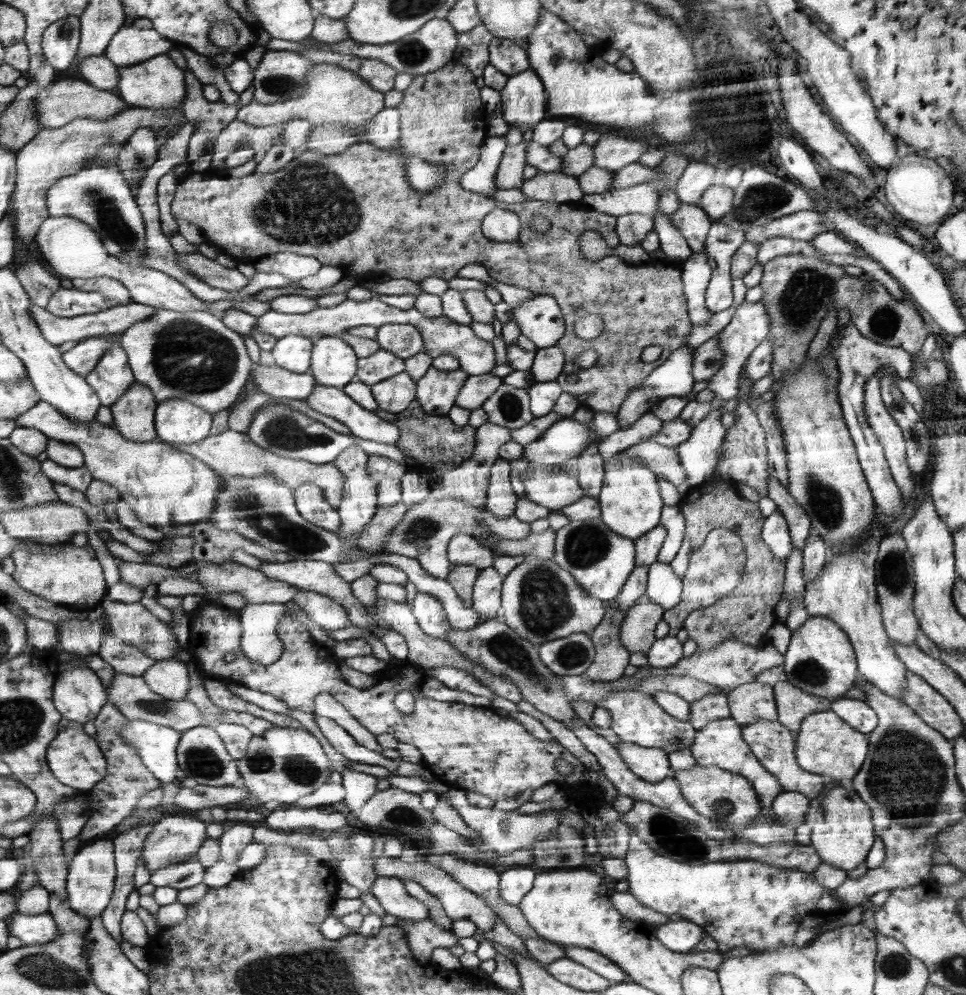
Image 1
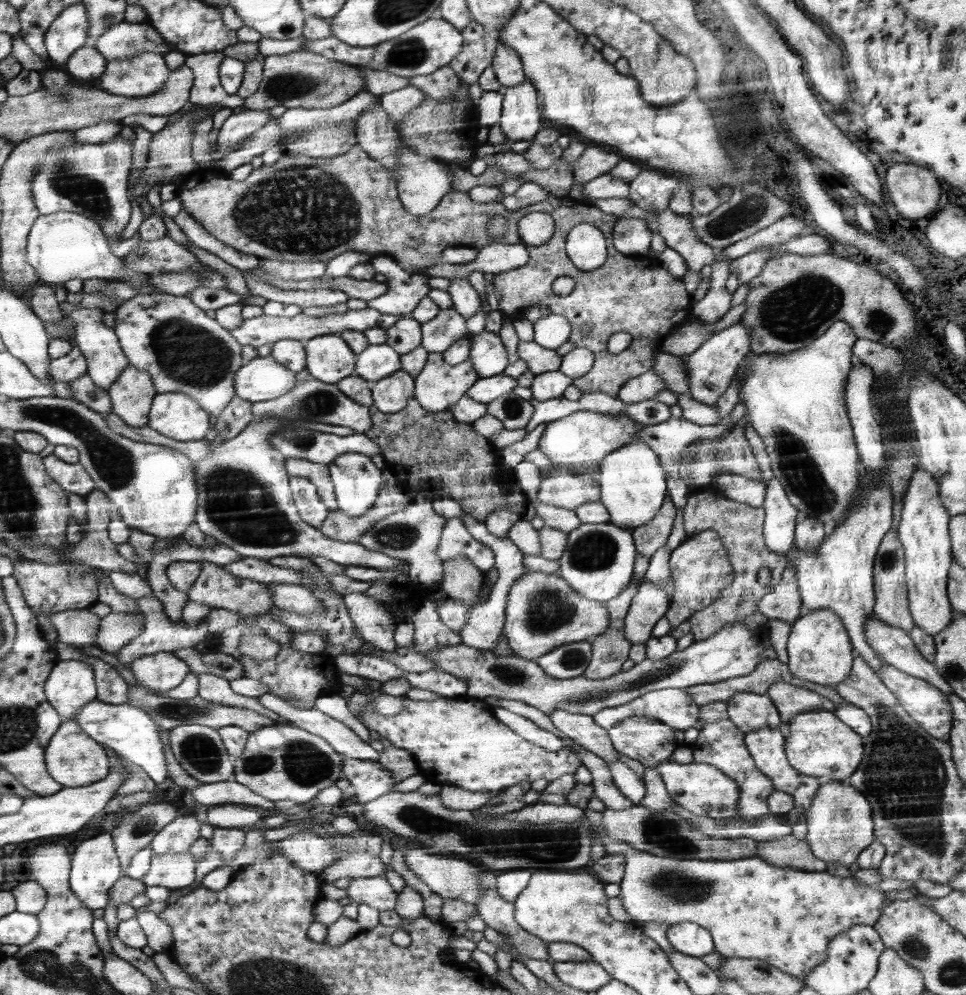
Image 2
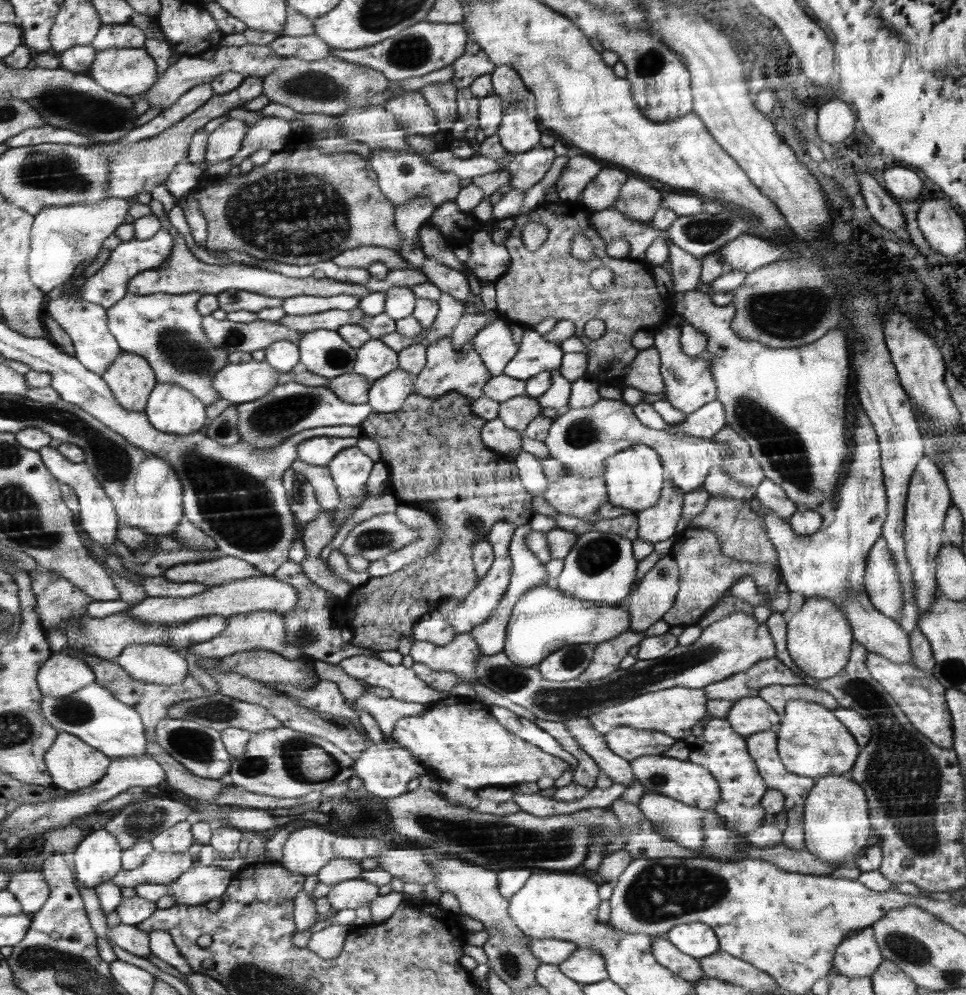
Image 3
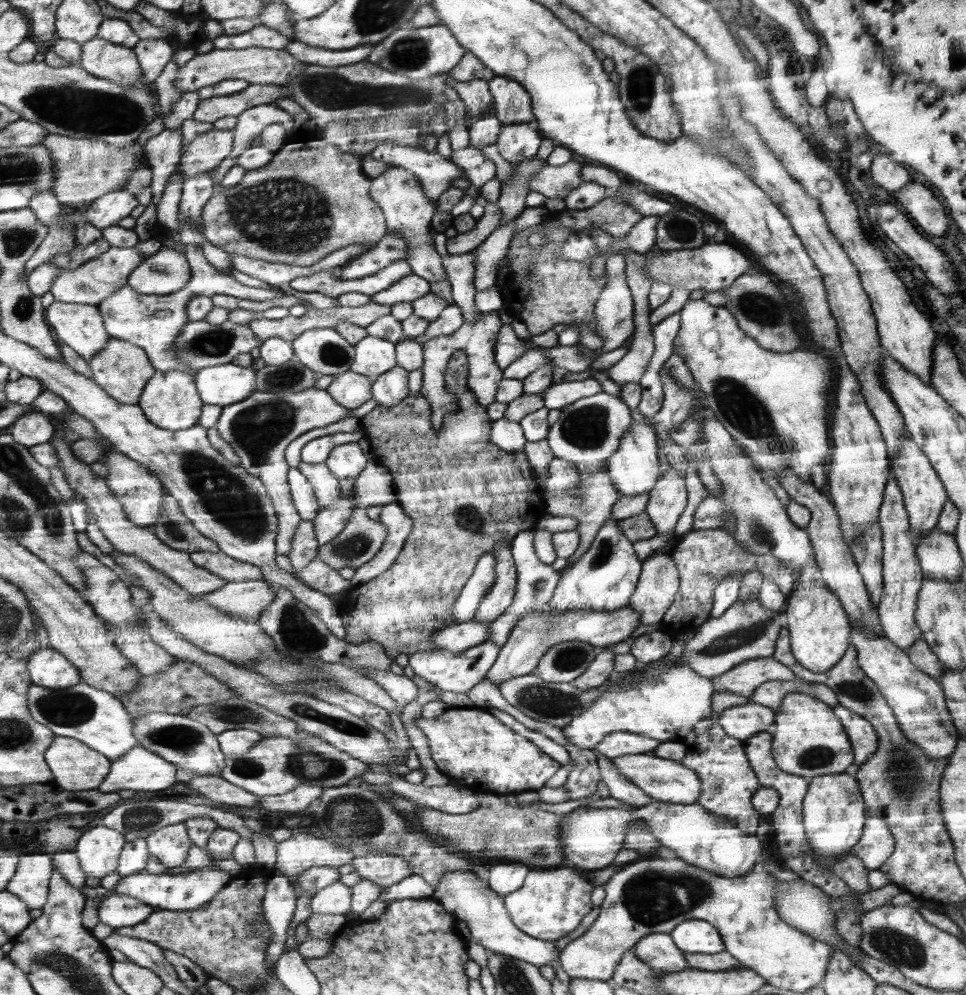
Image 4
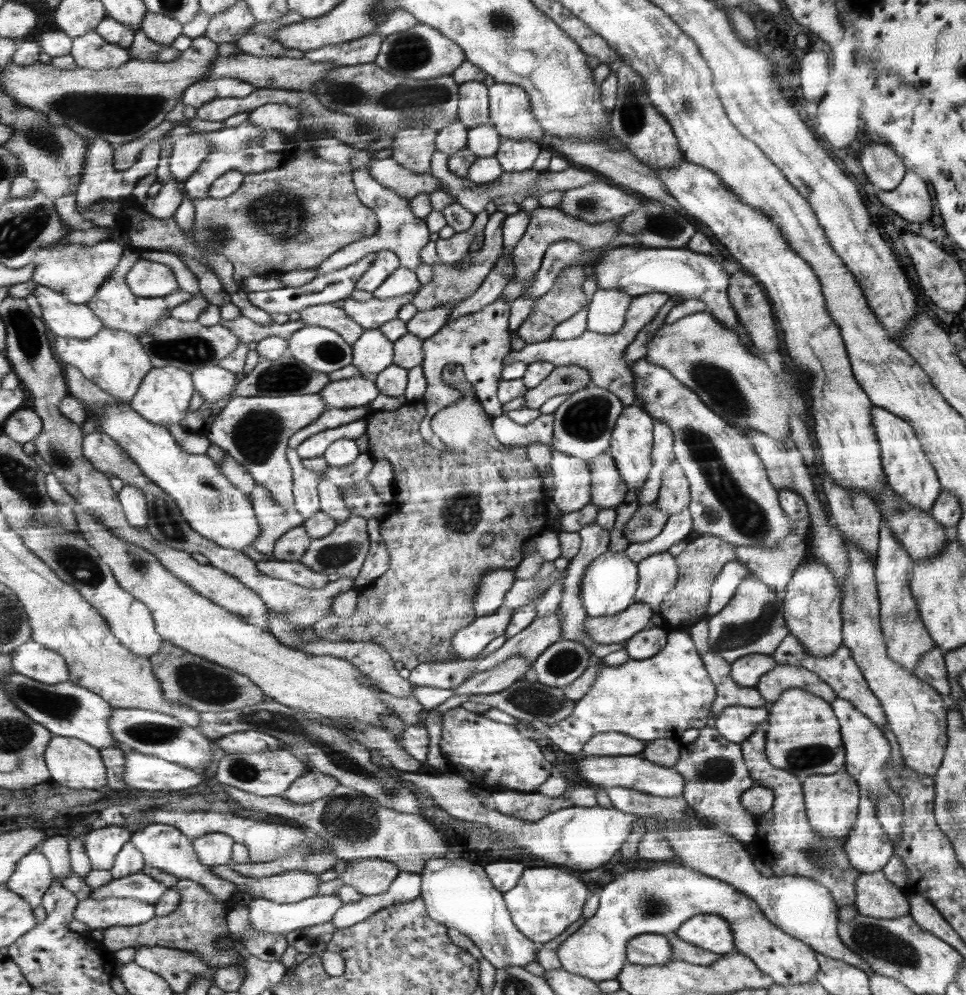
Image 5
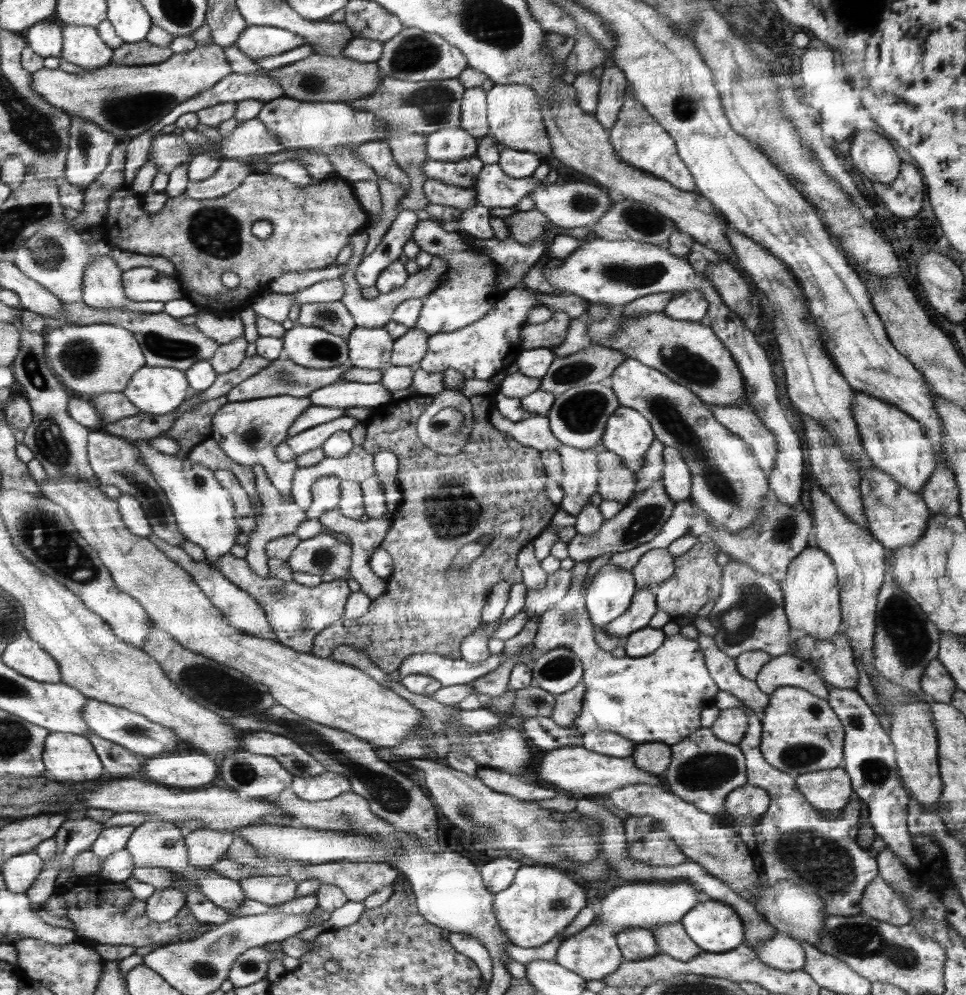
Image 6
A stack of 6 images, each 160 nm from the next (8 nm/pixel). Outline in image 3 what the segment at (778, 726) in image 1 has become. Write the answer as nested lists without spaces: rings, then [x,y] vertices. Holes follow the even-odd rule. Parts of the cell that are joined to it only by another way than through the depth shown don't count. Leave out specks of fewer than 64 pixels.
[[[768,729],[761,733],[745,737],[745,739],[747,742],[747,751],[754,759],[756,768],[762,774],[768,787],[770,789],[779,790],[785,796],[783,811],[784,814],[786,814],[787,826],[790,826],[790,828],[802,826],[804,824],[805,805],[808,794],[816,784],[816,779],[794,774],[787,769],[785,763],[781,761],[779,751],[777,750],[778,734],[776,733],[776,730]]]

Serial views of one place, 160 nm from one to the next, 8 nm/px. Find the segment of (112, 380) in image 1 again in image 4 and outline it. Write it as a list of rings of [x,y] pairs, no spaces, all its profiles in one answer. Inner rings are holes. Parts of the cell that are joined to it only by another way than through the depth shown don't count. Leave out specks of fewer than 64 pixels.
[[[55,301],[50,305],[49,319],[56,336],[73,346],[90,364],[113,338],[109,330],[106,330],[105,315],[102,314],[99,305]]]

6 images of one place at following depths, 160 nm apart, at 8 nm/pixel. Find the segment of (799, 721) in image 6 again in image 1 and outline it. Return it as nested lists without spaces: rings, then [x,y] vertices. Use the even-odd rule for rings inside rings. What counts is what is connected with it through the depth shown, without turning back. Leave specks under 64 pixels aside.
[[[832,709],[810,714],[801,722],[801,728],[797,733],[797,762],[802,770],[823,775],[826,784],[832,779],[847,783],[851,778],[856,777],[869,752],[869,738],[857,728],[850,726]]]

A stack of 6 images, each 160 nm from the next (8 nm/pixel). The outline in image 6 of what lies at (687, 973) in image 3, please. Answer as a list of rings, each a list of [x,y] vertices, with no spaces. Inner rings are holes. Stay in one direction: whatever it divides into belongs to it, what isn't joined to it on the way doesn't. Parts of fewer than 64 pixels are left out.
[[[649,928],[622,929],[618,932],[616,939],[625,961],[637,961],[660,953],[657,939]]]

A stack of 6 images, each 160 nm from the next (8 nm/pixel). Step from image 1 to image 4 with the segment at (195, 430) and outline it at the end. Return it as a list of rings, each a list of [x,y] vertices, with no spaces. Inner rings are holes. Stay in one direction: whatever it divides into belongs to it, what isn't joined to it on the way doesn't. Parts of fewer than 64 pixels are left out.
[[[158,371],[158,374],[153,375],[154,382],[146,386],[146,394],[141,394],[142,402],[137,404],[149,421],[166,430],[184,430],[198,425],[204,402],[197,390],[193,375],[182,371]]]

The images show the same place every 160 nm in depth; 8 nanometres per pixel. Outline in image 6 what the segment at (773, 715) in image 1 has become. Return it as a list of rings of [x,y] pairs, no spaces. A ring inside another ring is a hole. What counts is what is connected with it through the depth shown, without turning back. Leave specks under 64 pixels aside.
[[[744,709],[722,710],[709,728],[719,739],[737,745],[749,730],[750,718]]]

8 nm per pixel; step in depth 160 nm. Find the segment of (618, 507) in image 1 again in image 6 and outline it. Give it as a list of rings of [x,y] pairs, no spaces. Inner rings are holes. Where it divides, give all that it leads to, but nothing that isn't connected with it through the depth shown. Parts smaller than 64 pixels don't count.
[[[620,405],[608,417],[602,435],[601,446],[615,452],[630,470],[639,471],[644,464],[644,455],[655,438],[656,435],[653,433],[653,425],[641,411],[634,410],[634,407]]]

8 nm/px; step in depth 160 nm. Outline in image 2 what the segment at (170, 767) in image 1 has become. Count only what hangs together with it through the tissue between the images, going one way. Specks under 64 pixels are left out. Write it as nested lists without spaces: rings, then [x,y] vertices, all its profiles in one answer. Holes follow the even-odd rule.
[[[98,699],[88,704],[84,712],[78,713],[74,719],[81,723],[94,740],[106,744],[119,756],[141,766],[155,783],[164,782],[168,777],[168,763],[164,751],[166,738],[160,733],[158,724],[144,710],[126,703],[116,705]]]

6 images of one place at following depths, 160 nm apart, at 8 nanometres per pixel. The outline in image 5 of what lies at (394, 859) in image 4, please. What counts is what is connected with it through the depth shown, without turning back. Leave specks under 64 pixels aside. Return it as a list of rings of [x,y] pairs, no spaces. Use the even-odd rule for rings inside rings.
[[[338,858],[334,866],[332,866],[332,870],[336,870],[338,873],[337,878],[341,878],[344,885],[347,884],[348,886],[354,887],[360,894],[366,897],[385,893],[392,884],[392,880],[395,880],[401,874],[398,867],[397,863],[392,864],[392,862],[380,858],[353,860]]]

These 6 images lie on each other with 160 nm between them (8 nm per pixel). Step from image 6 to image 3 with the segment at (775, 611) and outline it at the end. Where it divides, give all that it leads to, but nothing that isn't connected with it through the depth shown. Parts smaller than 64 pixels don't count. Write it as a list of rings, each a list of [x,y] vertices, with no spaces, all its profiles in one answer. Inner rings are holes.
[[[732,611],[730,616],[704,628],[694,644],[675,646],[661,658],[653,658],[652,661],[638,659],[630,668],[619,668],[616,673],[609,674],[600,681],[582,682],[577,677],[566,682],[554,682],[542,677],[536,666],[514,664],[503,651],[492,656],[481,654],[477,660],[475,675],[480,684],[526,708],[538,719],[564,723],[569,718],[589,717],[611,705],[667,688],[703,688],[732,677],[734,673],[744,672],[757,662],[774,658],[776,643],[769,634],[769,628],[765,623],[757,622],[754,616],[748,615],[742,611]]]

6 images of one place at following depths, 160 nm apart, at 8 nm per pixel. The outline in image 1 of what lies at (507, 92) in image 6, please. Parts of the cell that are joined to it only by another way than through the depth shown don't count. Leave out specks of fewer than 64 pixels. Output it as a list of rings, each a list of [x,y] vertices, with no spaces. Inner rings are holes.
[[[495,36],[489,44],[489,63],[506,77],[516,77],[529,66],[529,54],[510,39]]]

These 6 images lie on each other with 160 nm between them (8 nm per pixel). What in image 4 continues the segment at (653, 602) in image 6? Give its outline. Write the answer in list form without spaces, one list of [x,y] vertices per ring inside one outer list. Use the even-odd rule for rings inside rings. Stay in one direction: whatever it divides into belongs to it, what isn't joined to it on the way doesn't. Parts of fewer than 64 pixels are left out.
[[[628,606],[612,611],[582,609],[551,614],[544,608],[534,613],[531,612],[526,617],[522,617],[512,629],[508,641],[500,647],[499,655],[485,678],[492,684],[498,685],[511,678],[530,674],[550,648],[566,641],[588,642],[599,648],[617,645],[618,642],[632,637],[639,625],[641,625],[641,614]]]

